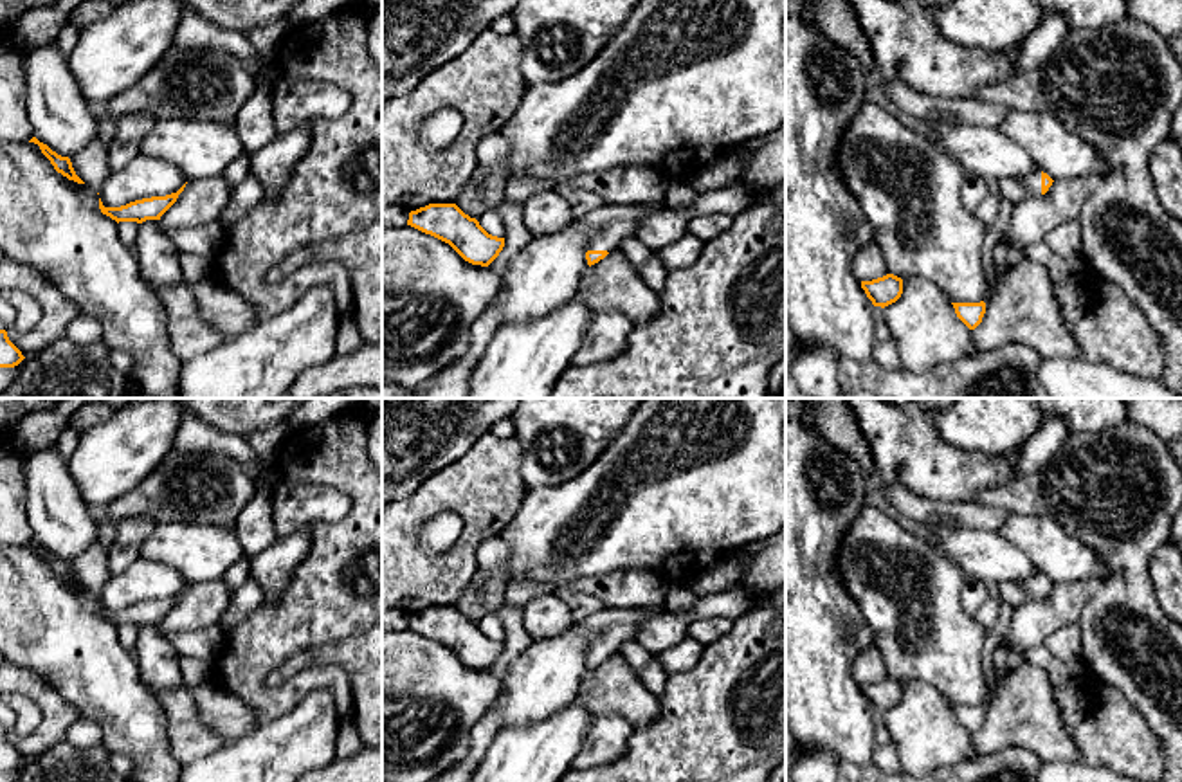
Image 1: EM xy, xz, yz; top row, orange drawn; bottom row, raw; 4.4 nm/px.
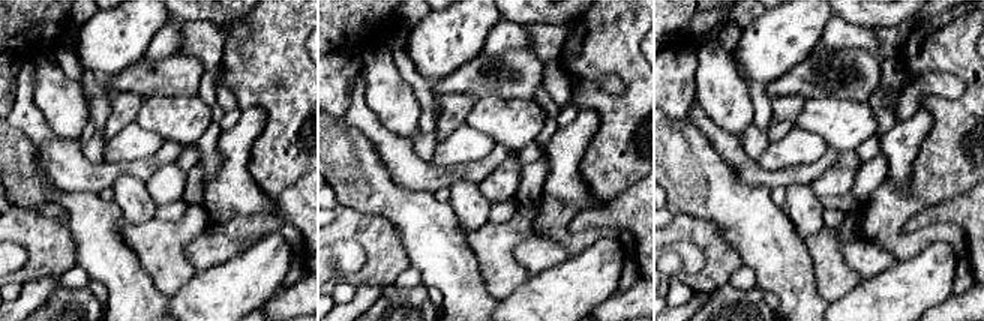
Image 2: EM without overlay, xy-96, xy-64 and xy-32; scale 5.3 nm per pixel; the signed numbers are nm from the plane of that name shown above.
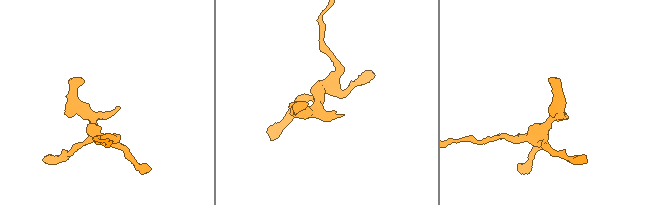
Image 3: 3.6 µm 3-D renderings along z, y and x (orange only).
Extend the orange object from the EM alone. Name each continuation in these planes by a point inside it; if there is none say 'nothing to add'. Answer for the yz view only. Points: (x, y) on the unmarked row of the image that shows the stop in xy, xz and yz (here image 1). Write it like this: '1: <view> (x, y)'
1: yz (1017, 593)

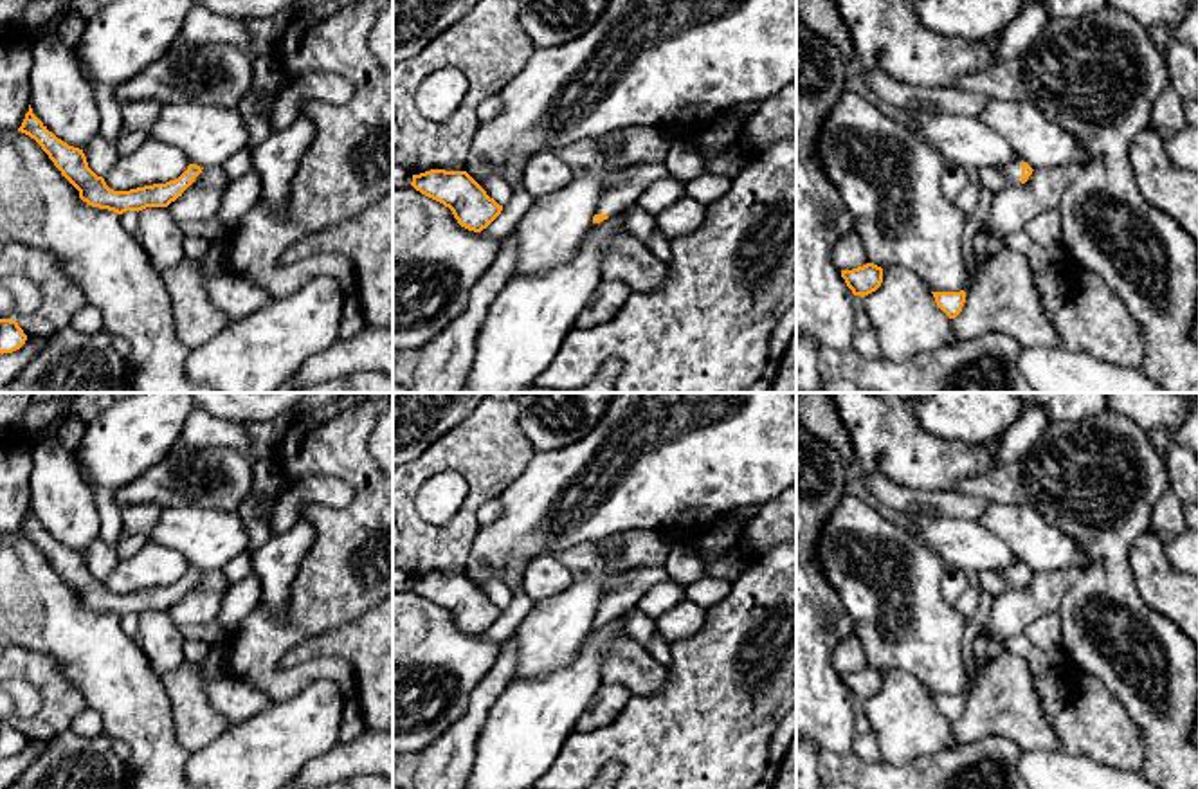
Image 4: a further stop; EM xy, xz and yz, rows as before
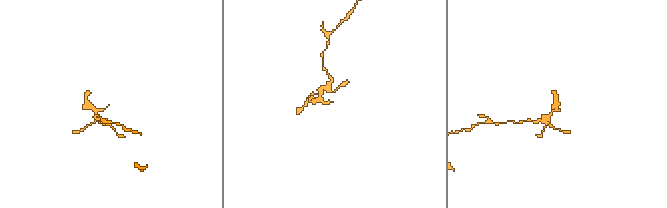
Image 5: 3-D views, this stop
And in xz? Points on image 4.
1: xz (624, 591)

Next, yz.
1: yz (997, 582)

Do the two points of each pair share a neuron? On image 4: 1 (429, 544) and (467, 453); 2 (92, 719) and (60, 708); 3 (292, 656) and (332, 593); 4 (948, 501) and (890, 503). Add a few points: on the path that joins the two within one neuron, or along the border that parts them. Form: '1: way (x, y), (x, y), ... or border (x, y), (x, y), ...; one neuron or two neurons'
1: way (454, 528), (469, 514), (476, 498), (476, 478); one neuron
2: border (87, 707), (69, 728); two neurons
3: border (343, 624), (299, 640), (276, 663); two neurons
4: way (934, 501), (905, 501); one neuron

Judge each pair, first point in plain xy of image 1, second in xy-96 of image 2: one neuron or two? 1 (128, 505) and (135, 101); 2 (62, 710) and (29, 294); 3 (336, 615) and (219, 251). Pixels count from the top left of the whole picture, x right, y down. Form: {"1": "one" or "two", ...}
{"1": "two", "2": "two", "3": "two"}

